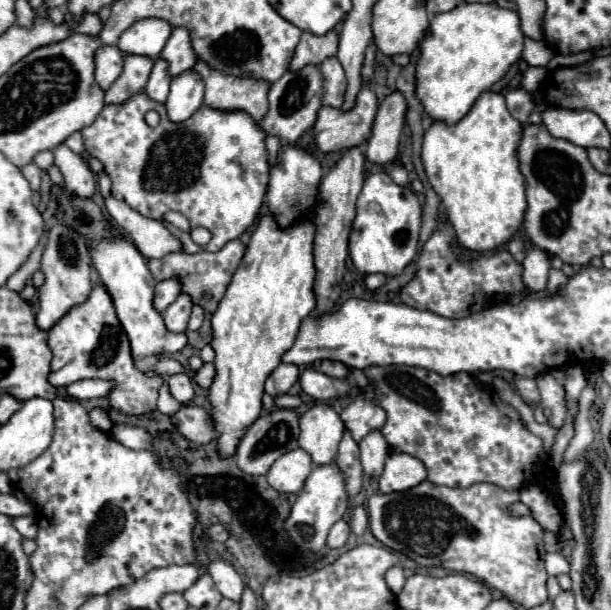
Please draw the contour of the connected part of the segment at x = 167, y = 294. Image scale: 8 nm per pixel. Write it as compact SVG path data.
M166 279L160 281L154 289L154 309L158 313L166 311L168 305L172 305L172 301L176 301L176 297L180 295L180 283L178 279Z

